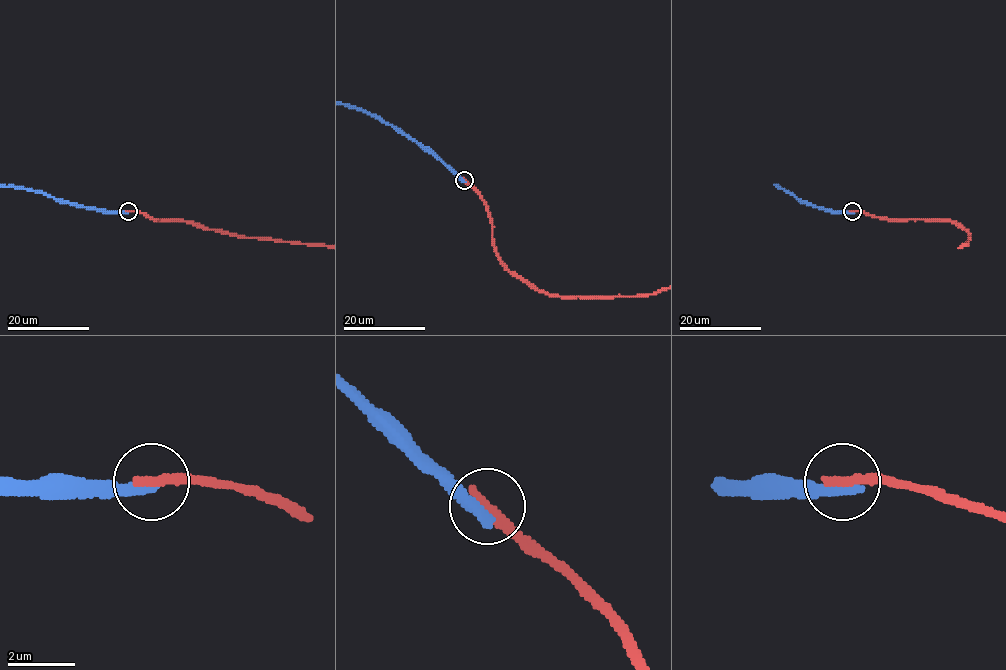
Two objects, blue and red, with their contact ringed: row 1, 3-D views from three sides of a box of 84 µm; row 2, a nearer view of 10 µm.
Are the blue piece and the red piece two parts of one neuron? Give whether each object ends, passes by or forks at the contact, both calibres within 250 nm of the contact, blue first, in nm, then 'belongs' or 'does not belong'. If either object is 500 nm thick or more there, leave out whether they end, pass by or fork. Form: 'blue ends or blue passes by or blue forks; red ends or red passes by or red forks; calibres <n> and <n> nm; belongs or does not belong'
blue ends; red ends; calibres 360 and 340 nm; does not belong

